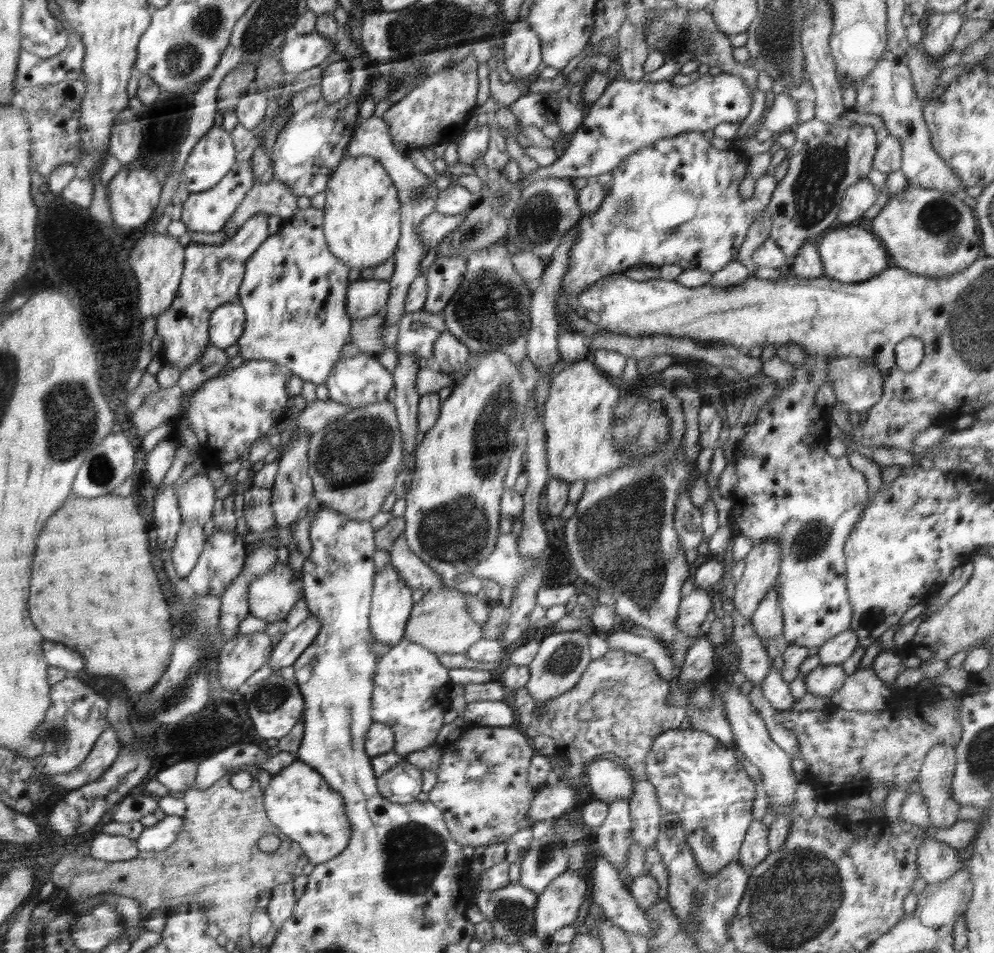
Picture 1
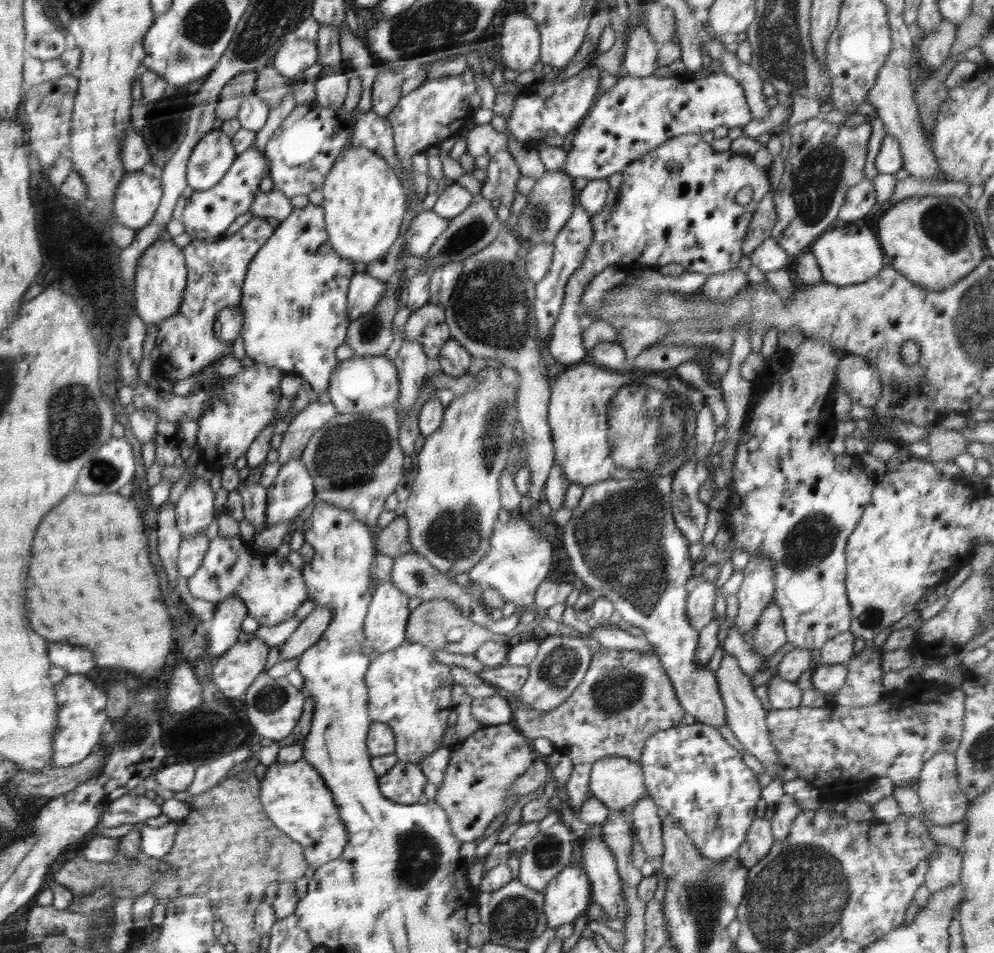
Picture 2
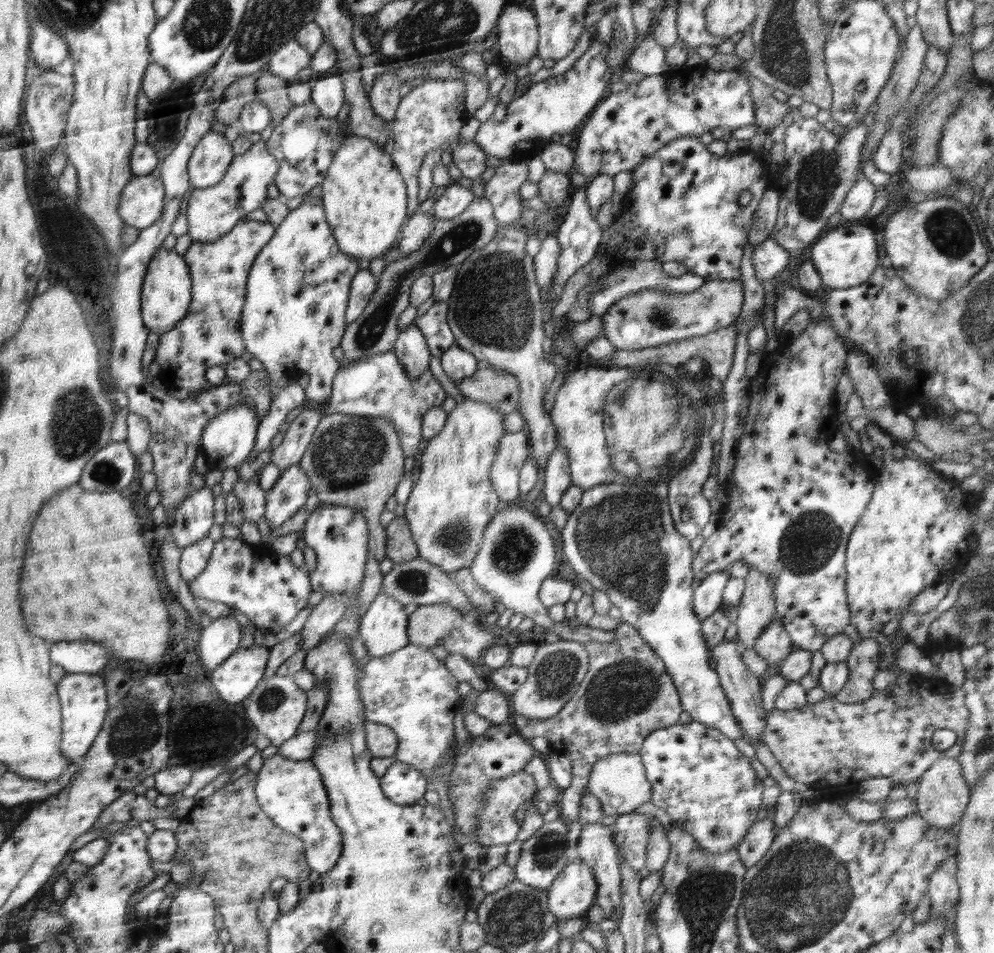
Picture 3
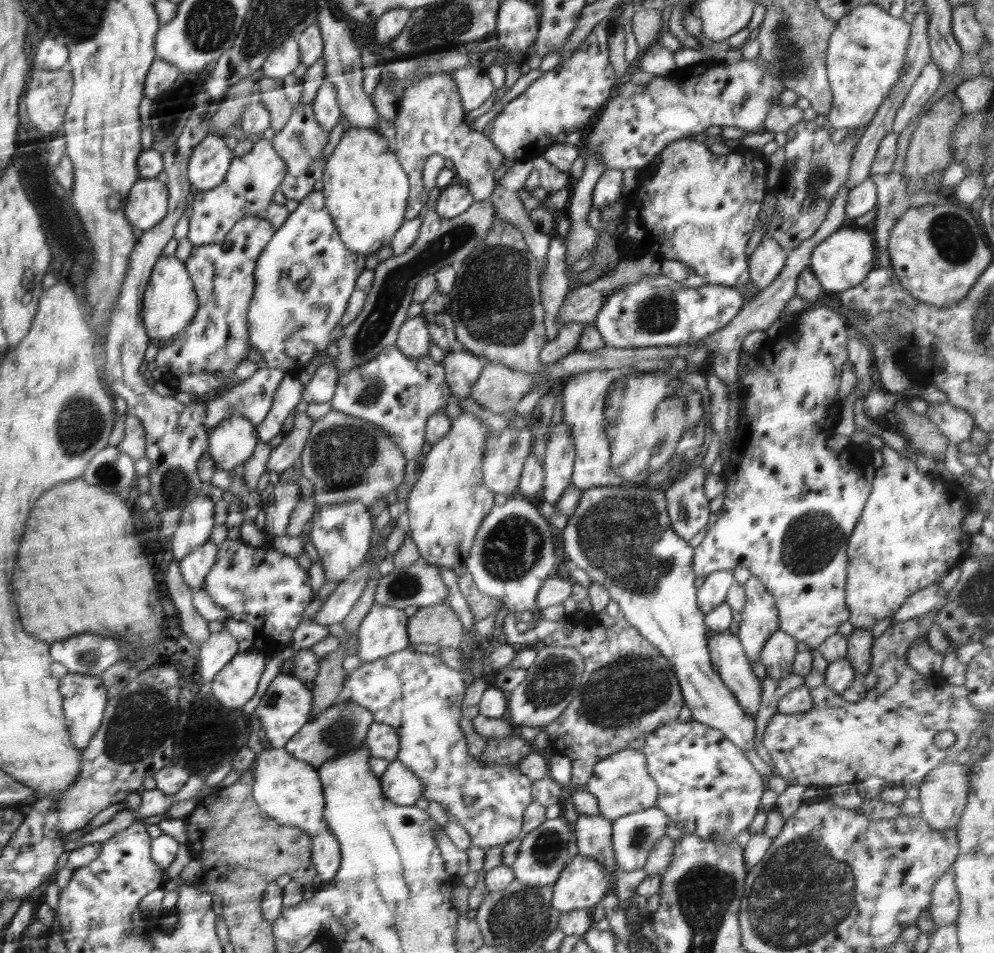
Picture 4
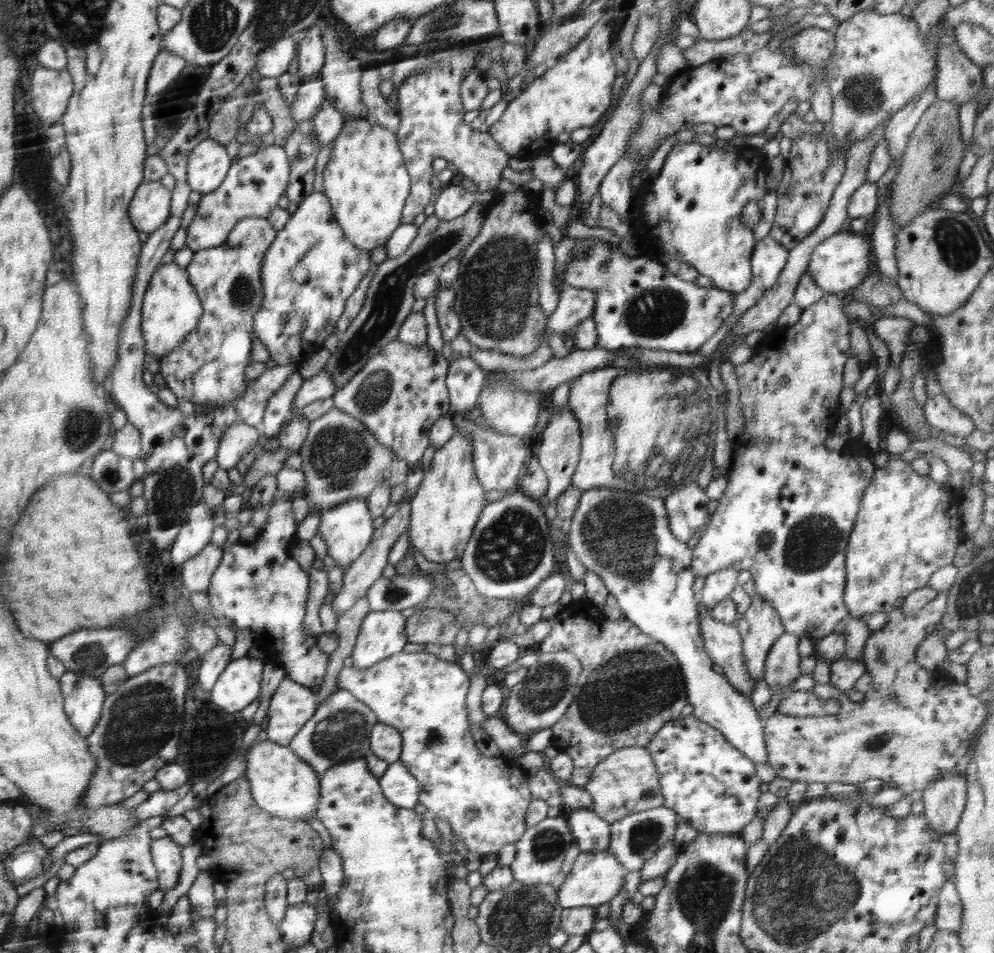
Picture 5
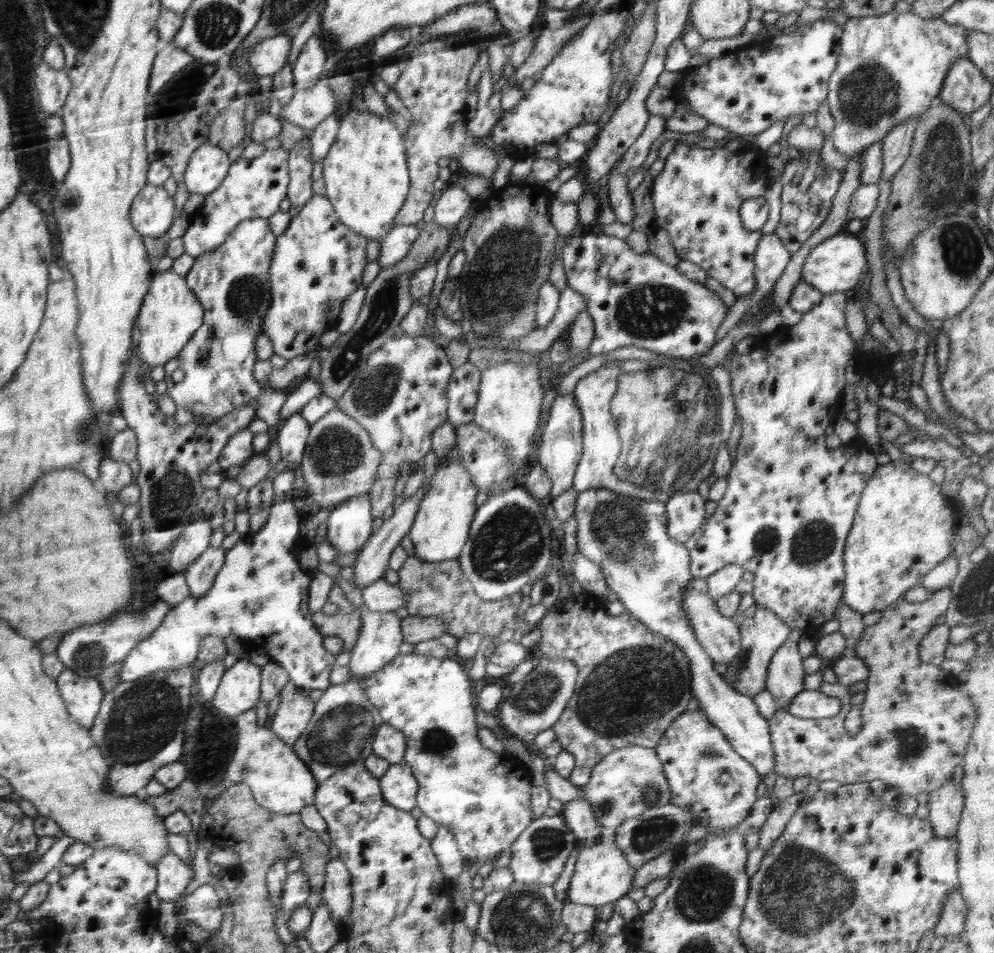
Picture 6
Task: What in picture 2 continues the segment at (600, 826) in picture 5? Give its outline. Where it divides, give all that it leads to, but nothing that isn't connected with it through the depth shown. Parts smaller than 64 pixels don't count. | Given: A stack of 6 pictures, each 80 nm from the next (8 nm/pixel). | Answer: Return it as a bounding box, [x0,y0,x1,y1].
[582,831,628,921]

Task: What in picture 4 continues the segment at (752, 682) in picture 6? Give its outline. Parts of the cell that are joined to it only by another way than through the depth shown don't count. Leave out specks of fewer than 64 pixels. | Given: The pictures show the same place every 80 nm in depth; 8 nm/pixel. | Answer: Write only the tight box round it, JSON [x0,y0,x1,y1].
[736,576,779,662]

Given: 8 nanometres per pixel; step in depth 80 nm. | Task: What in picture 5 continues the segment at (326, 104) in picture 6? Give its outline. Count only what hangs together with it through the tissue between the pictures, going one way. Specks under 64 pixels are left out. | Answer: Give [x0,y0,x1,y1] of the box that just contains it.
[290,72,326,122]

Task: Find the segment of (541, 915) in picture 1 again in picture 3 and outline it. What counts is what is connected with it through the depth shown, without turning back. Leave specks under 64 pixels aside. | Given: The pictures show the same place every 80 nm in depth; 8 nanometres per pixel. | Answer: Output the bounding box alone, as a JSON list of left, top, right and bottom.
[547,858,596,923]

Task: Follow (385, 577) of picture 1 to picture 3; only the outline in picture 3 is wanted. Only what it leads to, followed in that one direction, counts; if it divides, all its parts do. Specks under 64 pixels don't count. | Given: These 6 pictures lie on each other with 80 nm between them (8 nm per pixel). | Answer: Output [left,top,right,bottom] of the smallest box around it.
[359,593,409,658]

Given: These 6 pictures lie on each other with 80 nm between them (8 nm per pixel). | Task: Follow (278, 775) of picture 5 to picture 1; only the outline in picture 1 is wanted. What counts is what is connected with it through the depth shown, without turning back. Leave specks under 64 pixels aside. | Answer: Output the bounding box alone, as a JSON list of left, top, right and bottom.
[263,760,353,866]

